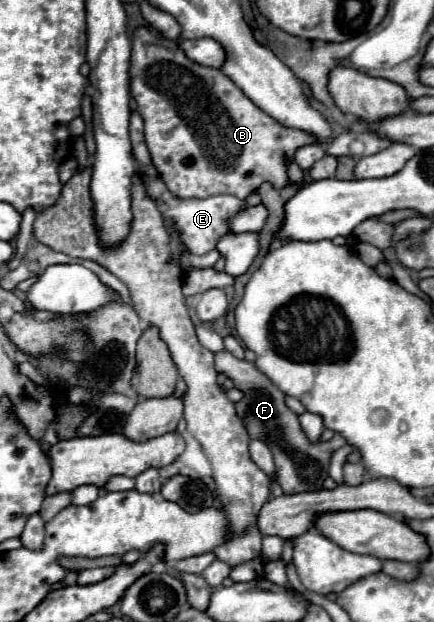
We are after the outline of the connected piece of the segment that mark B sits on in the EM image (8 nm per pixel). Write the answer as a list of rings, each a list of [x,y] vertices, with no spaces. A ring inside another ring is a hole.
[[[133,39],[129,75],[131,95],[135,97],[137,111],[145,121],[145,141],[153,165],[177,199],[207,199],[209,195],[233,195],[237,199],[247,199],[261,183],[271,183],[275,189],[283,189],[289,183],[287,171],[297,147],[317,143],[317,137],[285,127],[261,111],[221,69],[203,67],[191,61],[177,41],[161,39],[157,45]]]

